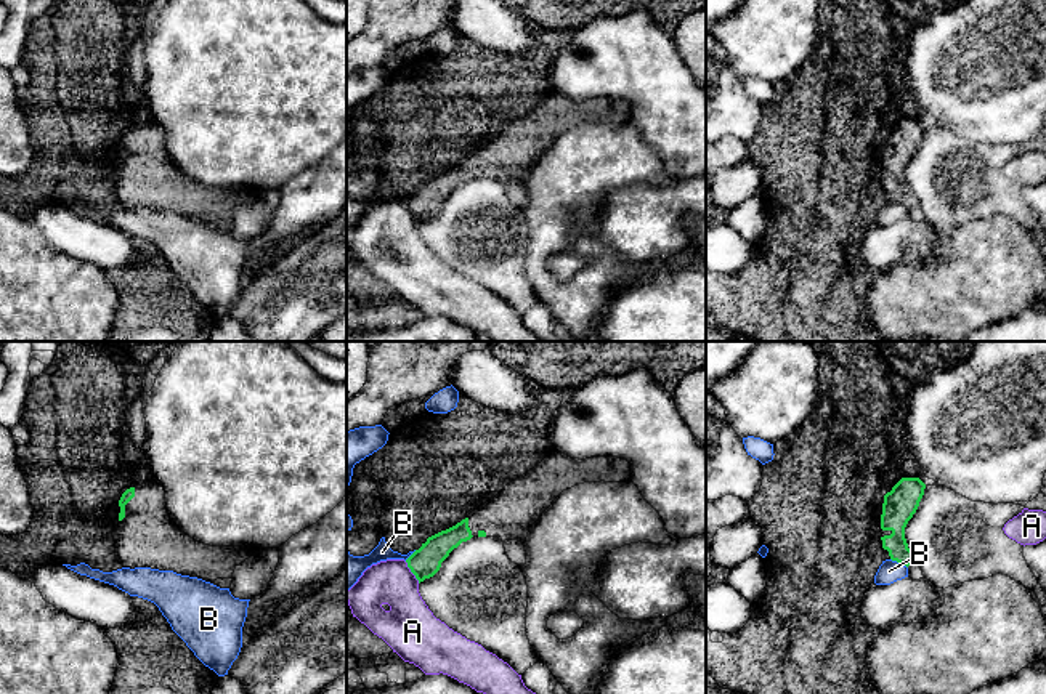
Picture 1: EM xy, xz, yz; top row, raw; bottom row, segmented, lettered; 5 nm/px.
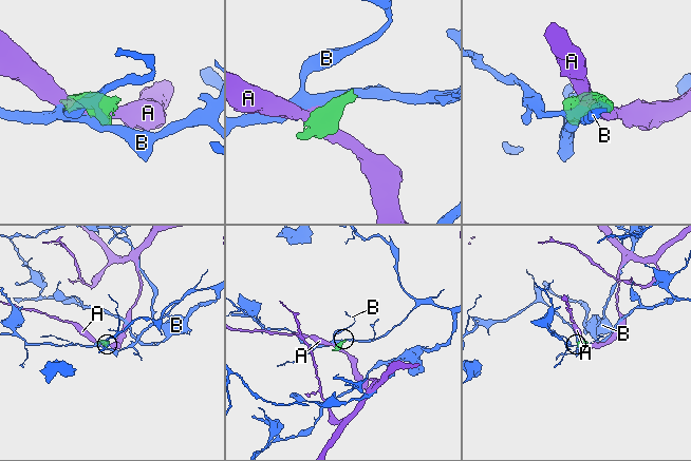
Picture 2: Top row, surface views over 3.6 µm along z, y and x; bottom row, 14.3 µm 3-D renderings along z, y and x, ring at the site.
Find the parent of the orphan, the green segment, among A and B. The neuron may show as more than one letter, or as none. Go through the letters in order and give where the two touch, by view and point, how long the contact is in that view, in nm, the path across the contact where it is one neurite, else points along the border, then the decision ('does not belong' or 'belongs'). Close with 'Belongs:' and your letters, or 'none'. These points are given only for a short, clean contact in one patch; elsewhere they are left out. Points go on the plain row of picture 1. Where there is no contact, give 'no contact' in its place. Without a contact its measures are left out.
A: meets green in xz at (411, 212); contact 130 nm long; does not belong
B: meets green in yz at (899, 202); contact 100 nm long; border along yz (891, 199), (907, 209); does not belong
Belongs: none

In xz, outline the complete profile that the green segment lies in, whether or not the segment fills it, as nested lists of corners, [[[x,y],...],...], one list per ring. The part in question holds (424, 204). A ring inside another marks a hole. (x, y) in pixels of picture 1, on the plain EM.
[[[553,91],[526,115],[507,125],[494,139],[456,167],[427,180],[407,200],[416,220],[433,218],[441,204],[472,178],[518,181],[525,186],[533,165],[563,133],[584,123],[622,123],[630,120],[630,104],[618,98],[571,99]]]

